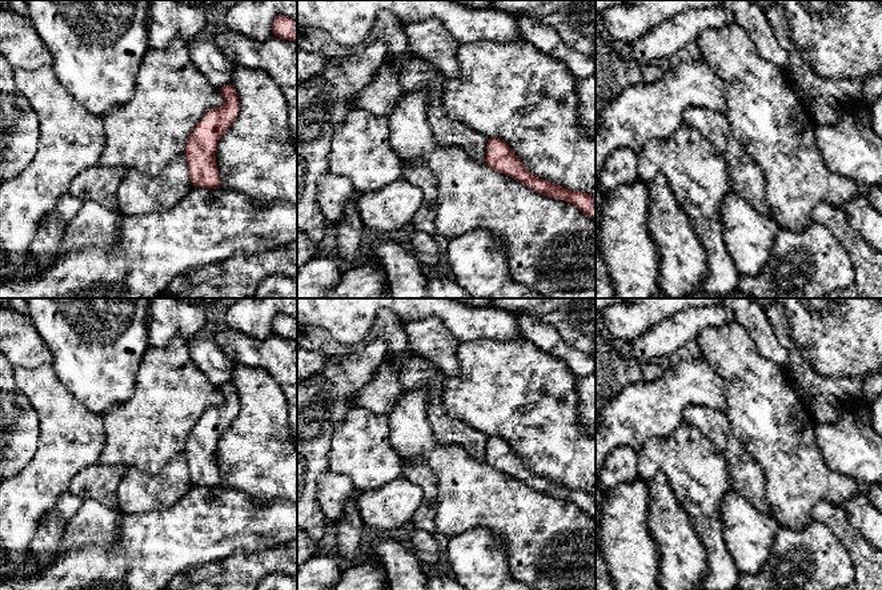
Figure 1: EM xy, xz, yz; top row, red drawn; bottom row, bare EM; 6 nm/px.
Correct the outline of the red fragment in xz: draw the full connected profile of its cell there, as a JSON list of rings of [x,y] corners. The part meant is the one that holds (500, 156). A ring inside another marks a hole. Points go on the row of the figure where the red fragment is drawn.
[[[498,137],[488,140],[485,164],[497,172],[513,177],[534,192],[572,202],[596,221],[596,198],[593,196],[578,190],[569,190],[530,173],[506,141]]]

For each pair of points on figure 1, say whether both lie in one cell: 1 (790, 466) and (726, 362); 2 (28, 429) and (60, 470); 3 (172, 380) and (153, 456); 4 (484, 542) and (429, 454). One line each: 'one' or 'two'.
1: one
2: two
3: one
4: two

